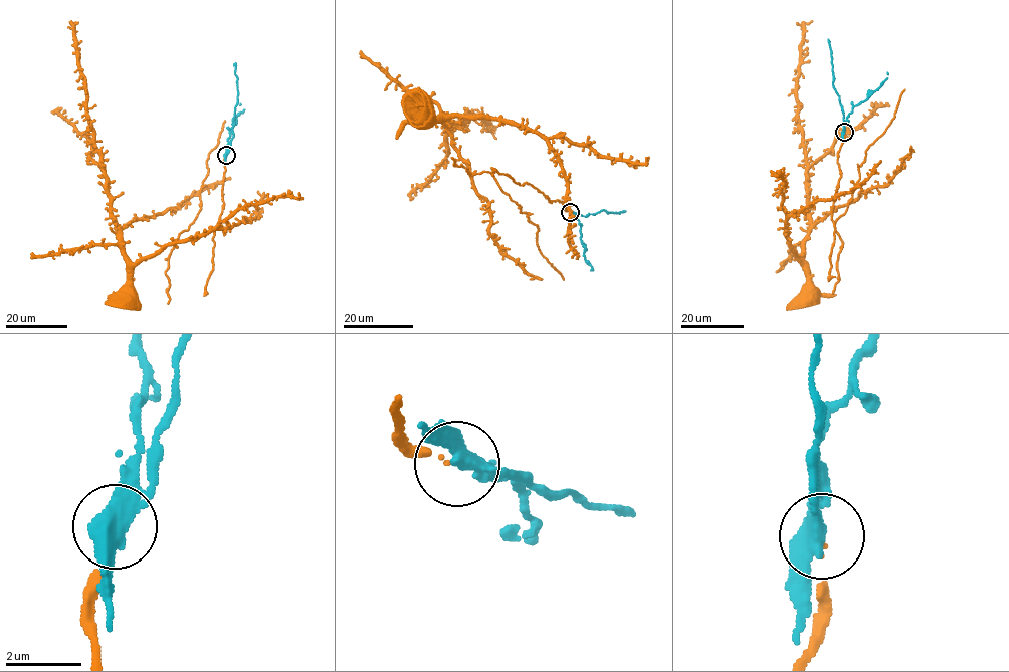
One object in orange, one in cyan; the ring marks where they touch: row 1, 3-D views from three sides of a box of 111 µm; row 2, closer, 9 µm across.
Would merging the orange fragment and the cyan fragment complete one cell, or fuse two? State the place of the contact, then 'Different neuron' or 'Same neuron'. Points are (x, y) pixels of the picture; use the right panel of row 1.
Place: (844, 132). Different neuron

